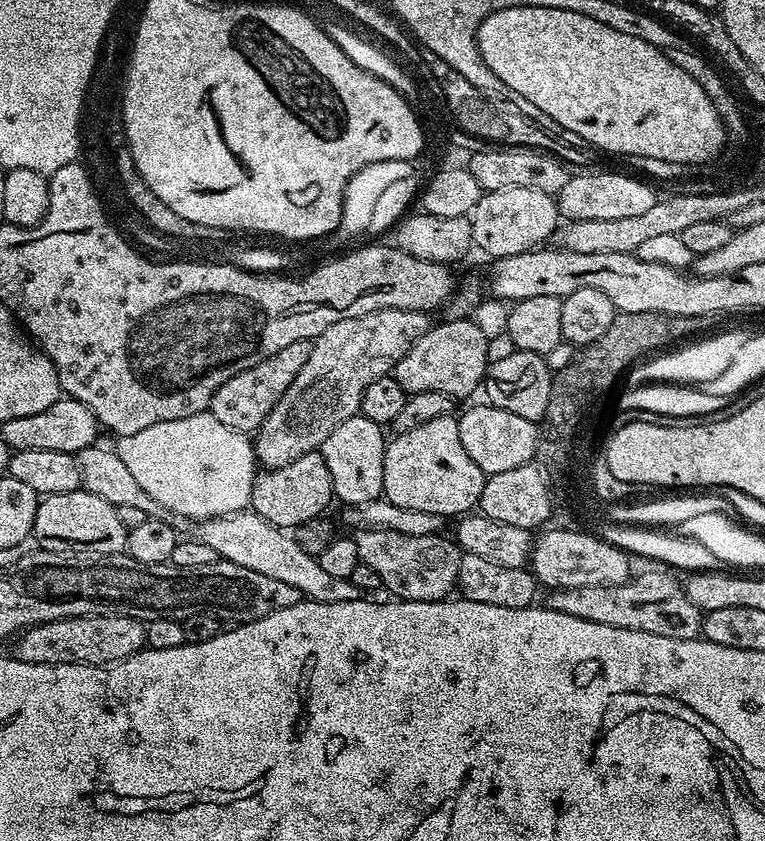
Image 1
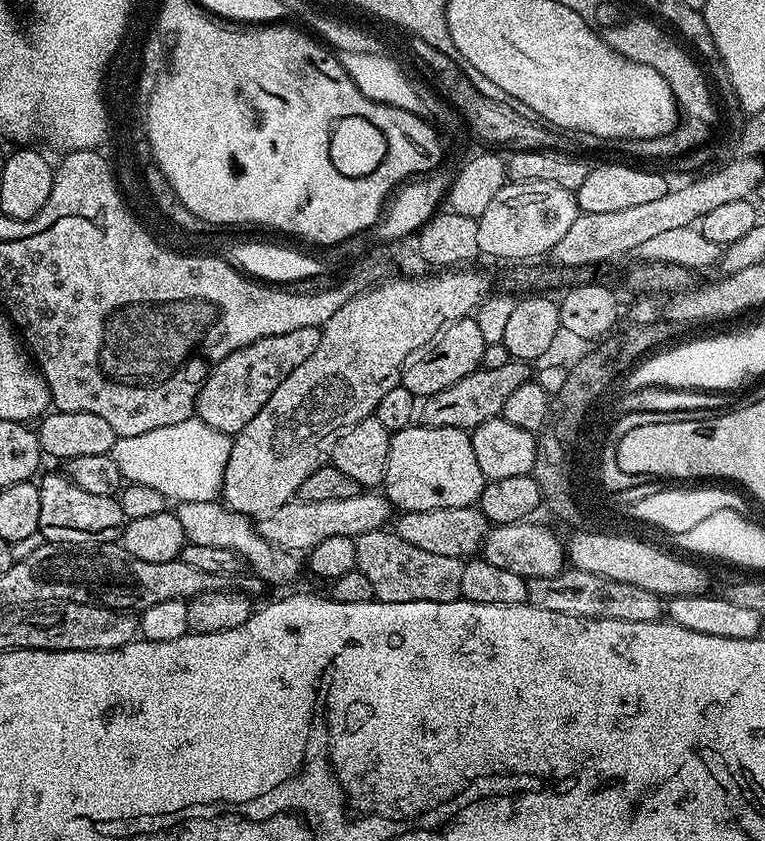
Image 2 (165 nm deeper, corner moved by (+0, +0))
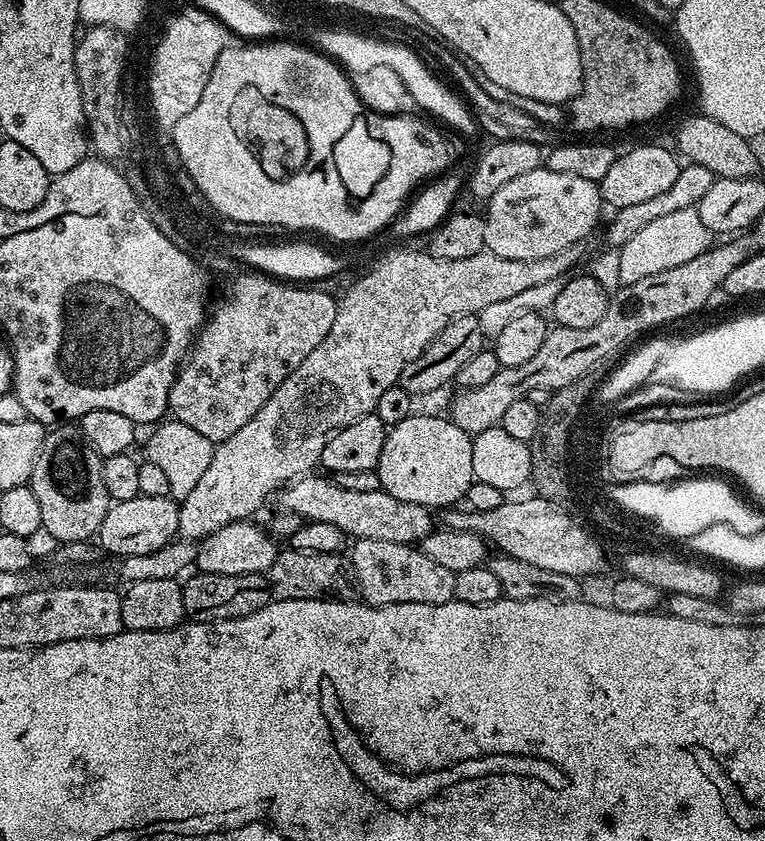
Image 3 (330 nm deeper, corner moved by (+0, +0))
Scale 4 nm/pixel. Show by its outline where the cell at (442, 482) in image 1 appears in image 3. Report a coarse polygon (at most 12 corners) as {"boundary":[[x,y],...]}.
{"boundary":[[440,416],[391,425],[383,491],[448,510],[474,482],[472,436]]}

